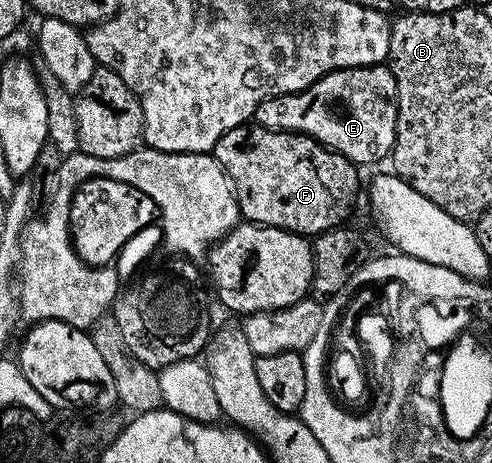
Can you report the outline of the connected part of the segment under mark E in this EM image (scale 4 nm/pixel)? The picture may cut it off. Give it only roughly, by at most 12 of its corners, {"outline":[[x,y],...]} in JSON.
{"outline":[[388,65],[324,74],[257,105],[256,125],[306,134],[355,164],[388,159]]}

